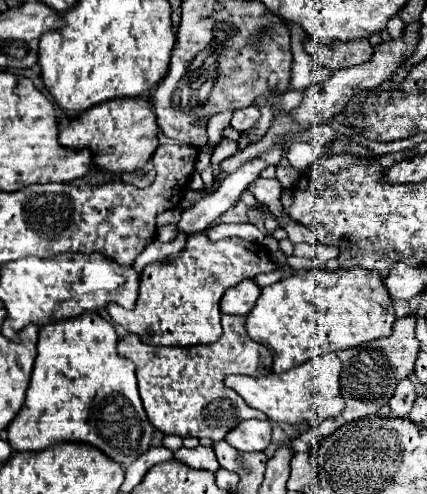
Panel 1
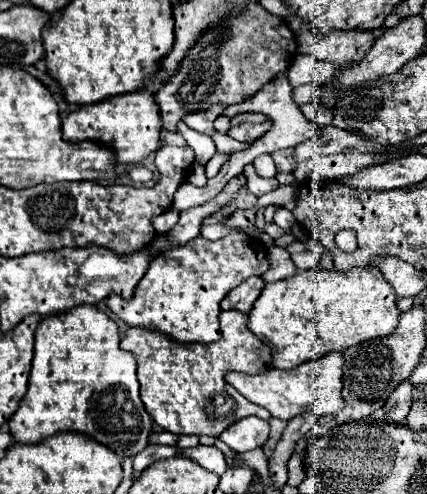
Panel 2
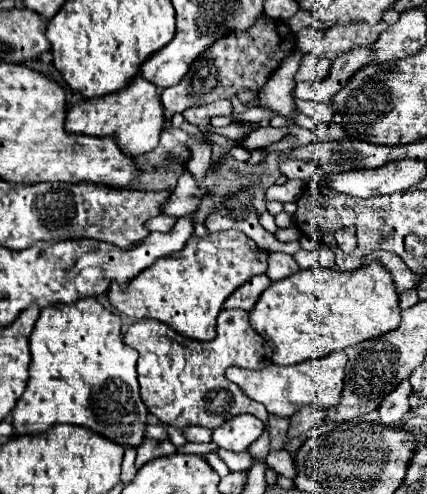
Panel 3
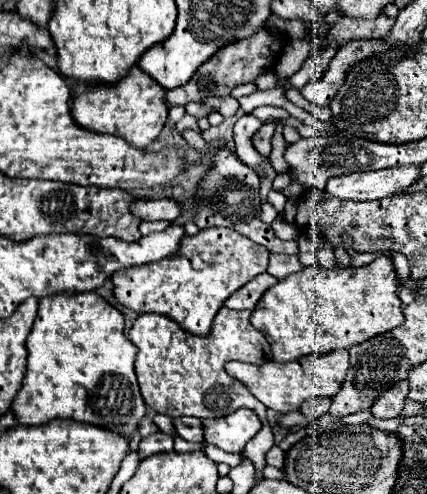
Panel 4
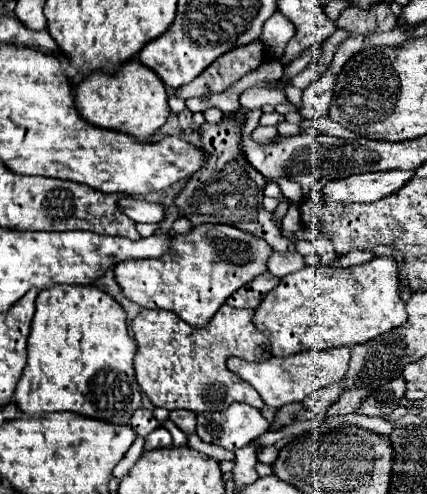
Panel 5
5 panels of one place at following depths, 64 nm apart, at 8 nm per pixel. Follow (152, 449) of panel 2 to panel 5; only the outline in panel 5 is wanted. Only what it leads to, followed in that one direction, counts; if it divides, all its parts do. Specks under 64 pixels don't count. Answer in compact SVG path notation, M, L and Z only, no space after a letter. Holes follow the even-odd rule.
M158 426L156 430L152 430L148 436L146 436L146 450L152 450L152 448L166 448L166 446L172 446L172 436L170 432L164 428L164 426Z

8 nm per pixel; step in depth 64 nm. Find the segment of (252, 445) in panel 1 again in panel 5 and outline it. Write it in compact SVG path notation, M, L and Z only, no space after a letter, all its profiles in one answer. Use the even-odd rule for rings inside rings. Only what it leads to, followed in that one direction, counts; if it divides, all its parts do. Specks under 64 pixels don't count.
M234 402L220 412L196 414L196 434L204 442L218 444L226 450L238 450L250 444L268 428L270 422L260 414L260 410L244 402Z

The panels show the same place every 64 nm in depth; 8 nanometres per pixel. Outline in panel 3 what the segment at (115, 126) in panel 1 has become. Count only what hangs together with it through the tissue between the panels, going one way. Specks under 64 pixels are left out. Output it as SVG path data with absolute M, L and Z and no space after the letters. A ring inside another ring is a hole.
M134 76L132 82L128 84L128 88L122 88L118 92L104 94L98 98L82 98L78 104L70 106L70 112L68 112L68 132L80 132L80 134L88 134L88 136L112 136L118 140L120 148L124 148L124 152L132 152L132 156L146 154L158 146L164 122L166 122L166 118L164 118L164 108L160 104L158 88L154 84L148 84L148 80L144 80L144 76Z

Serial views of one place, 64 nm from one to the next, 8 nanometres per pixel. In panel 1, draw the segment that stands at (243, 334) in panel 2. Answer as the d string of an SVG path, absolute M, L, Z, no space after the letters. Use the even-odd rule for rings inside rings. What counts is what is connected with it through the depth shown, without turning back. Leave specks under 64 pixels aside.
M222 314L224 334L218 342L208 346L152 346L142 342L136 334L128 334L118 342L118 352L136 364L142 404L154 428L182 438L196 436L218 442L242 420L266 420L262 412L244 404L232 388L224 386L224 378L228 374L264 376L272 370L270 350L248 336L244 330L244 320L246 316Z

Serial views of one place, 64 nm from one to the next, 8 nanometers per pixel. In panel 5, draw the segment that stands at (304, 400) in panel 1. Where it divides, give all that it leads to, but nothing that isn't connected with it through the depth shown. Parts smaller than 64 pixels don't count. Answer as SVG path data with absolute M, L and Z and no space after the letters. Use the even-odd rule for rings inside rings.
M330 348L330 350L320 350L320 352L306 350L306 352L296 352L284 358L270 356L268 360L262 360L262 362L248 362L244 358L232 356L228 358L228 368L240 374L240 378L244 378L246 382L250 382L256 388L256 392L262 396L264 404L272 408L280 408L284 404L304 400L312 392L318 392L320 388L340 380L348 370L350 354L352 354L352 348Z

